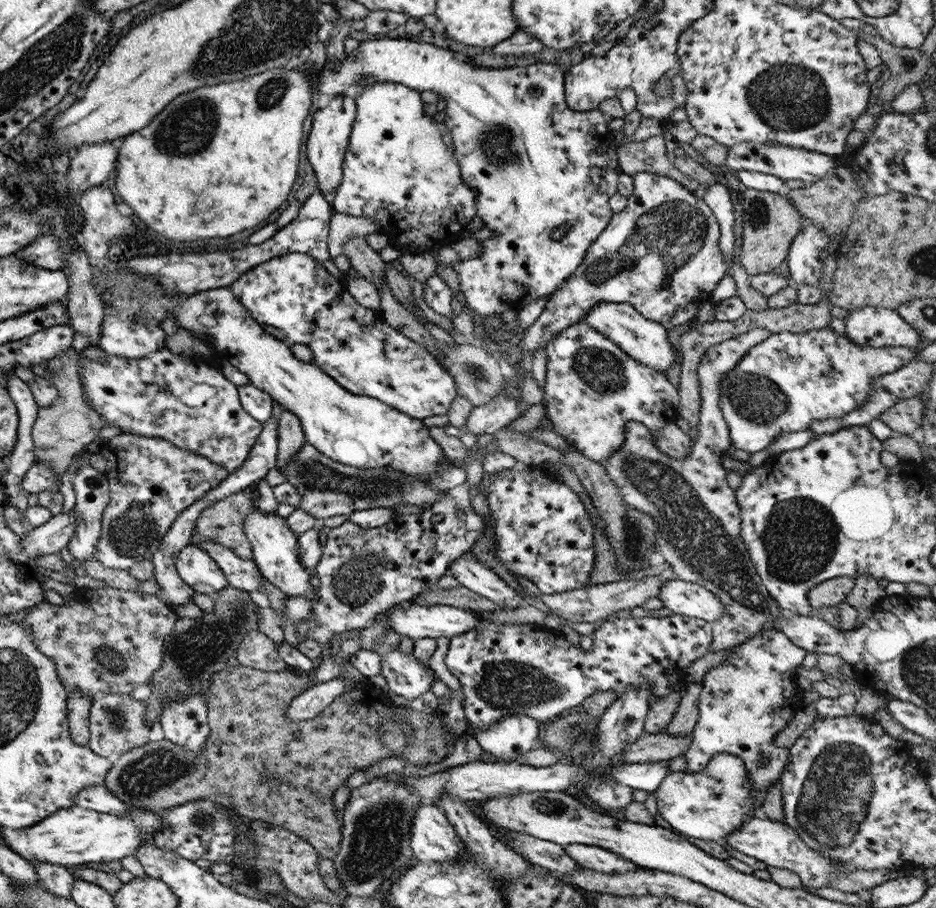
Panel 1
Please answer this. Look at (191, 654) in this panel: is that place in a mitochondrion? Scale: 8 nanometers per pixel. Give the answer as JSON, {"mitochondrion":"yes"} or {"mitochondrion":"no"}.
{"mitochondrion":"yes"}

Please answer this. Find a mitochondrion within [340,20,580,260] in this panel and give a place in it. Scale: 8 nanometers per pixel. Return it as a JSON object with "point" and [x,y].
{"point":[495,140]}

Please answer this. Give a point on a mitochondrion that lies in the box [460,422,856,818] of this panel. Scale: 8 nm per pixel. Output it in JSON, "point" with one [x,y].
{"point":[702,541]}

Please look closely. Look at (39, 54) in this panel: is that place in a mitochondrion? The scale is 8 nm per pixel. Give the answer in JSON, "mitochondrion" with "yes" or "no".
{"mitochondrion":"yes"}

